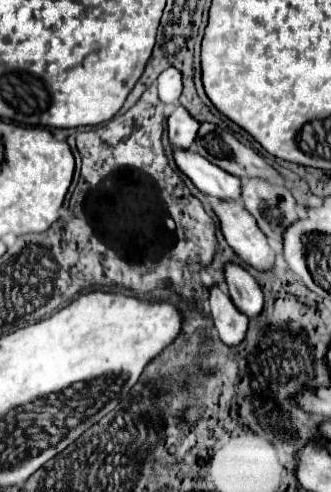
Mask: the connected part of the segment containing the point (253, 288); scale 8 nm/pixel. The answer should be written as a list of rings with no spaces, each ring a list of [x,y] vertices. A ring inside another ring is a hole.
[[[229,263],[225,267],[225,277],[229,285],[229,297],[233,305],[245,313],[249,319],[255,319],[263,311],[263,293],[257,285],[257,281],[249,275],[247,269]]]

